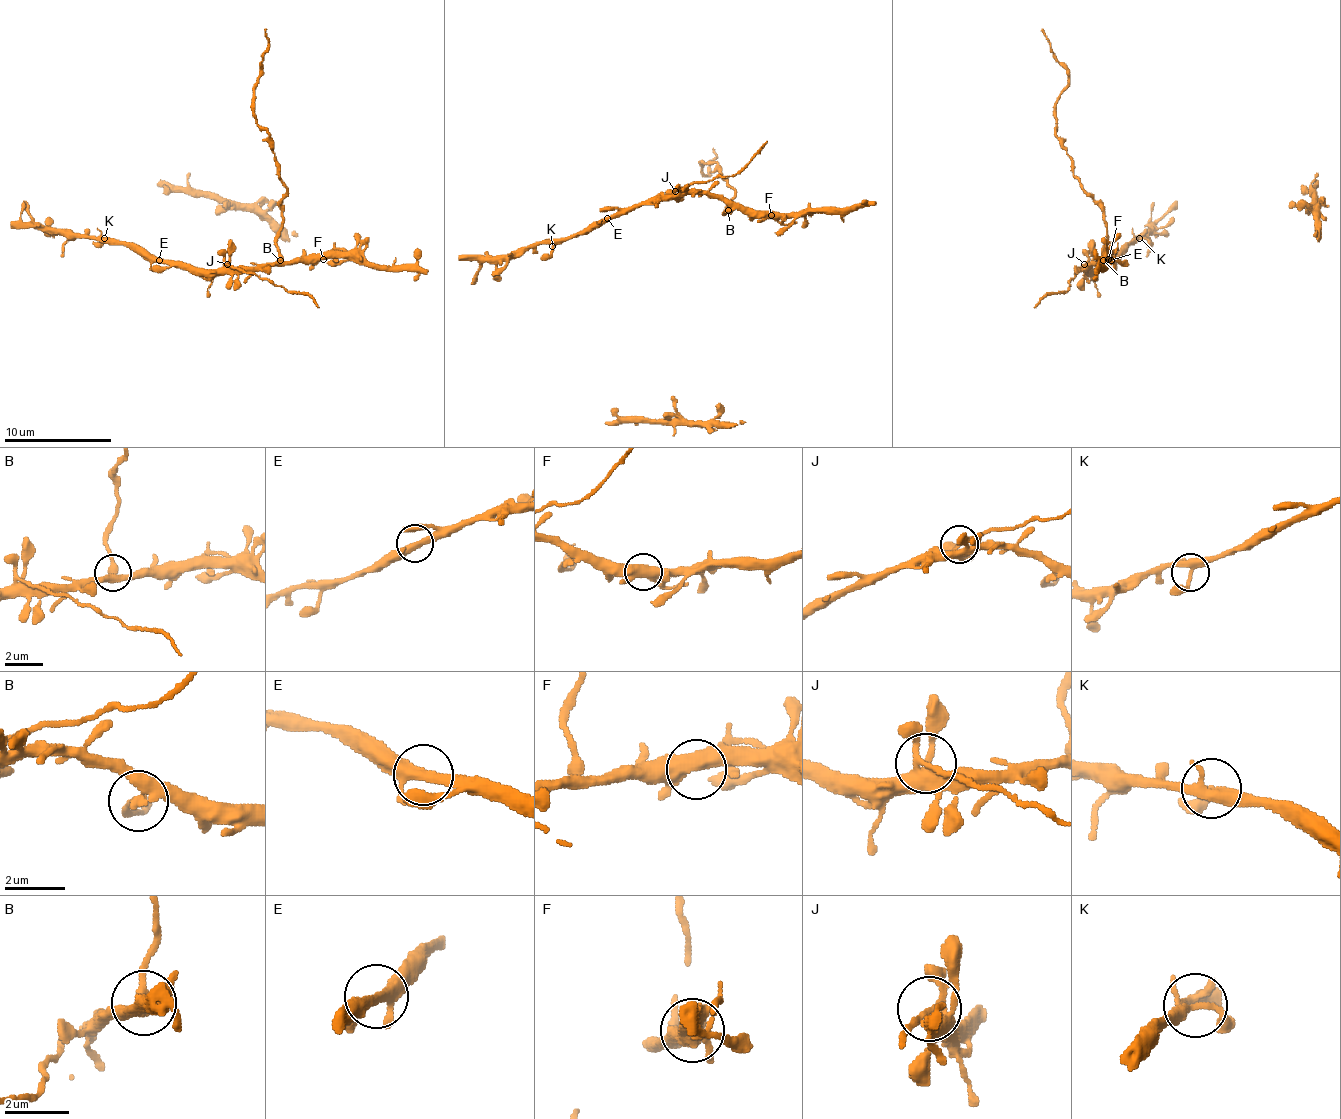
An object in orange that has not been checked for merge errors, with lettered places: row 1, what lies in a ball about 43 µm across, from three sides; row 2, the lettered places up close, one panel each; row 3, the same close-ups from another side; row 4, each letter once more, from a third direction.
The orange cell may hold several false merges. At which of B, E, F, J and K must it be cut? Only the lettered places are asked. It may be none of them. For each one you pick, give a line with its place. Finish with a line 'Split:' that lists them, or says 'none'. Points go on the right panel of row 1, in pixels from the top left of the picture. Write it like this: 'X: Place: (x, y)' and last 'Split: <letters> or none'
B: Place: (1103, 260)
J: Place: (1084, 264)
Split: B, J

